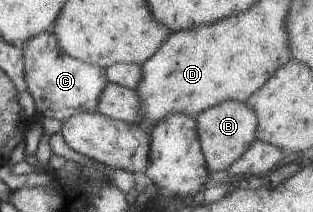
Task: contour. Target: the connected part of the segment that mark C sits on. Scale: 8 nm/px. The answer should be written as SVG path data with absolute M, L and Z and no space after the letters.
M51 29L24 40L20 49L24 60L23 78L33 97L37 118L43 122L52 118L64 121L71 115L96 112L99 95L108 83L104 68L65 54Z

